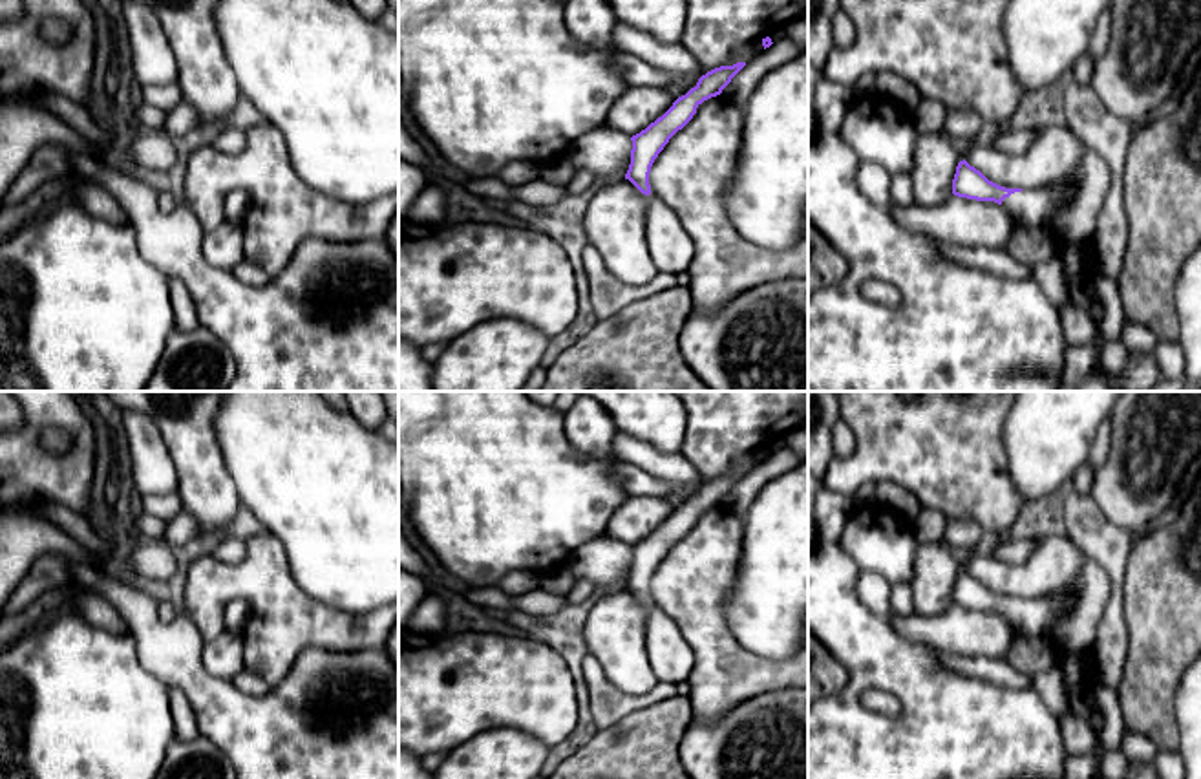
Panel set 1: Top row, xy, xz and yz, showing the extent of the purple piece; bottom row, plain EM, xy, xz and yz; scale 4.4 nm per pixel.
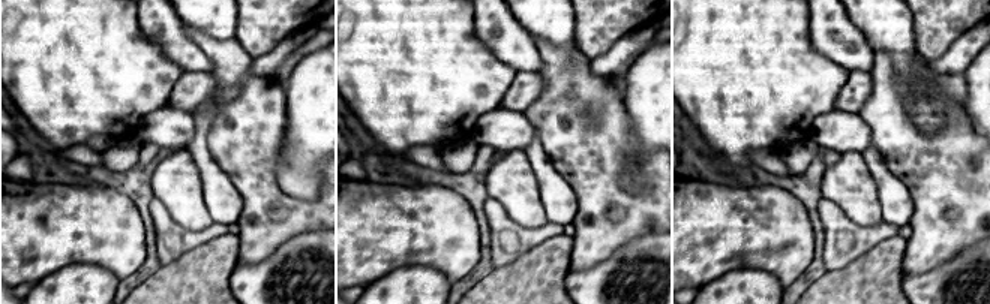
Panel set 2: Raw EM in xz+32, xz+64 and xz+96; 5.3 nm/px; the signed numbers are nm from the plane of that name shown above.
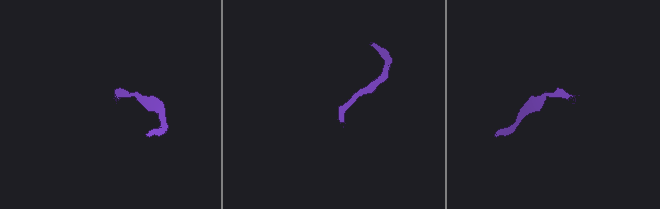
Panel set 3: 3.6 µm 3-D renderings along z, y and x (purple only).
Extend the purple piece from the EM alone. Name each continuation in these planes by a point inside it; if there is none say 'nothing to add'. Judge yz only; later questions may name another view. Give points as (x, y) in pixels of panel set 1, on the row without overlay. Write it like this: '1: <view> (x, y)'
1: yz (1033, 617)

